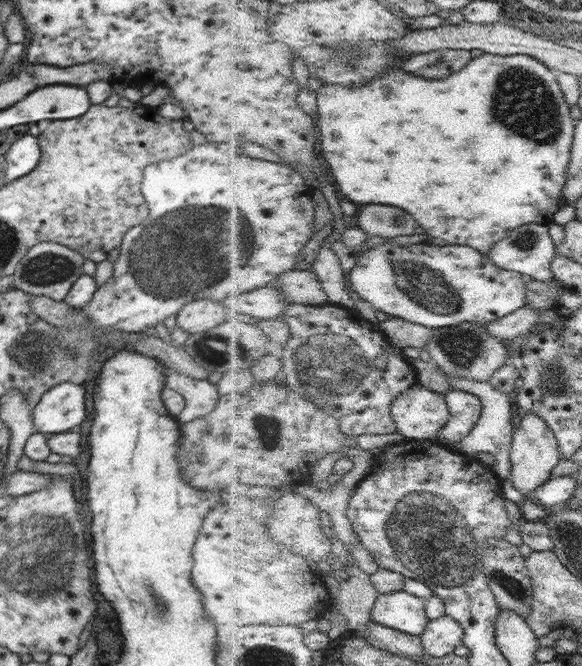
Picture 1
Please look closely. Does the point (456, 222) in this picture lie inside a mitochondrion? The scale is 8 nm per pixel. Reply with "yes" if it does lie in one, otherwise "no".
no

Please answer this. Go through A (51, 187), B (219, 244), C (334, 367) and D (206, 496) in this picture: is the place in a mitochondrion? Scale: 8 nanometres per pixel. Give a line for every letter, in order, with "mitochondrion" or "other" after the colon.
A: other
B: mitochondrion
C: mitochondrion
D: other

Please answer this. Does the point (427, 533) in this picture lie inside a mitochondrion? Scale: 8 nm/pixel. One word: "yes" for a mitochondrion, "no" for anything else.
yes

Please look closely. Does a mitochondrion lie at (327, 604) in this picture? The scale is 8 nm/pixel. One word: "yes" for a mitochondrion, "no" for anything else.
no

